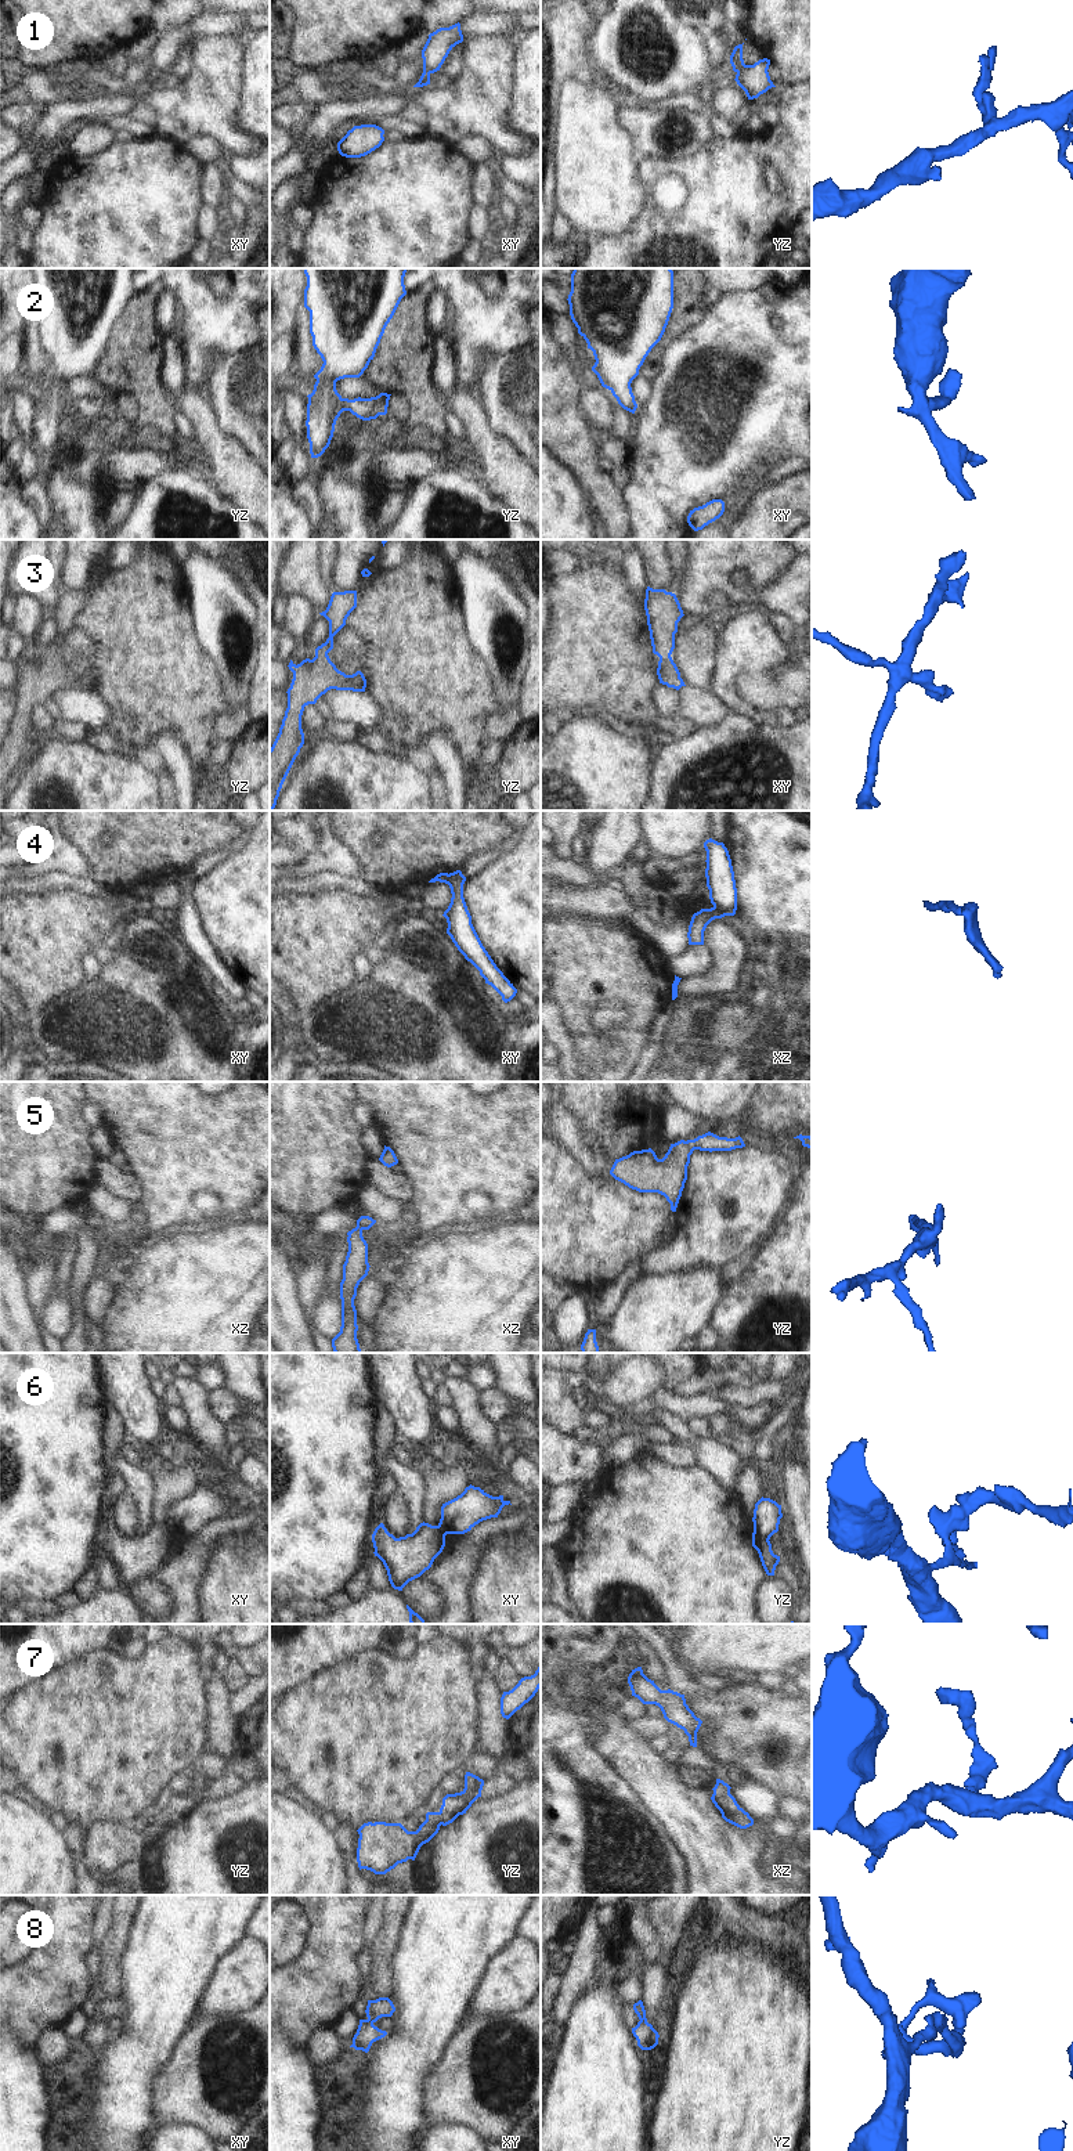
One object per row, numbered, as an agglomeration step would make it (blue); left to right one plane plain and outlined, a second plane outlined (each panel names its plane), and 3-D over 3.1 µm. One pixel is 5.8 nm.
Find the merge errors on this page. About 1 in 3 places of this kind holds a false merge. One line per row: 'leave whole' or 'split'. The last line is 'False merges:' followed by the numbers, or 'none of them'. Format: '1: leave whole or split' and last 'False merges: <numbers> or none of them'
1: leave whole
2: leave whole
3: leave whole
4: split
5: leave whole
6: split
7: leave whole
8: leave whole
False merges: 4, 6

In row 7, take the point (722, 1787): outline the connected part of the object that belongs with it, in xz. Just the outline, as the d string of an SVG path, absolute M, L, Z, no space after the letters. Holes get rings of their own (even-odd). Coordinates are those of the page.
M716 1779L711 1800L726 1822L740 1829L747 1829L754 1825L754 1819L737 1804L736 1798L730 1794L730 1789L727 1783Z

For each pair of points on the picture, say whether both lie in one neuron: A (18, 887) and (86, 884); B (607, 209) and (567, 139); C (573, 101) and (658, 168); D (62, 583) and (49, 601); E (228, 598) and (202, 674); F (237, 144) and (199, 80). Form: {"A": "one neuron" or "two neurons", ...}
{"A": "one neuron", "B": "one neuron", "C": "two neurons", "D": "one neuron", "E": "two neurons", "F": "one neuron"}

